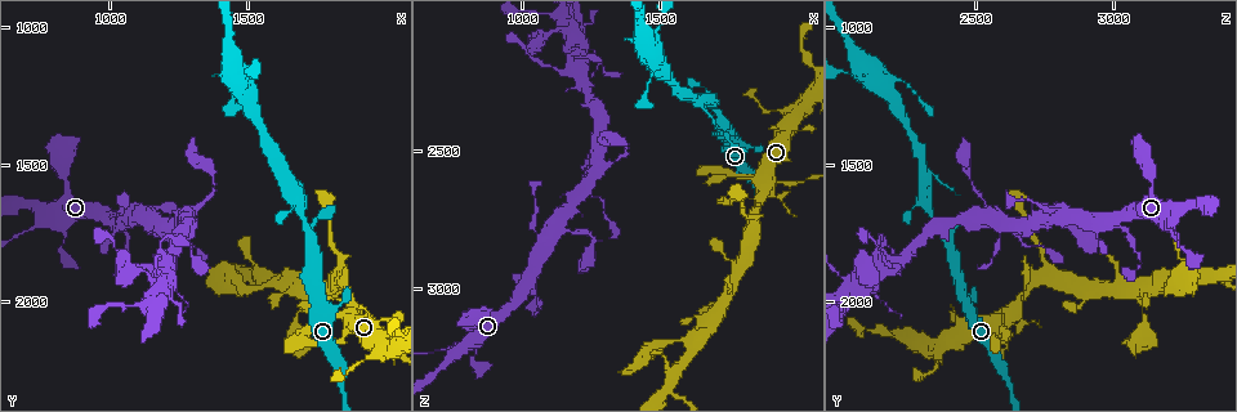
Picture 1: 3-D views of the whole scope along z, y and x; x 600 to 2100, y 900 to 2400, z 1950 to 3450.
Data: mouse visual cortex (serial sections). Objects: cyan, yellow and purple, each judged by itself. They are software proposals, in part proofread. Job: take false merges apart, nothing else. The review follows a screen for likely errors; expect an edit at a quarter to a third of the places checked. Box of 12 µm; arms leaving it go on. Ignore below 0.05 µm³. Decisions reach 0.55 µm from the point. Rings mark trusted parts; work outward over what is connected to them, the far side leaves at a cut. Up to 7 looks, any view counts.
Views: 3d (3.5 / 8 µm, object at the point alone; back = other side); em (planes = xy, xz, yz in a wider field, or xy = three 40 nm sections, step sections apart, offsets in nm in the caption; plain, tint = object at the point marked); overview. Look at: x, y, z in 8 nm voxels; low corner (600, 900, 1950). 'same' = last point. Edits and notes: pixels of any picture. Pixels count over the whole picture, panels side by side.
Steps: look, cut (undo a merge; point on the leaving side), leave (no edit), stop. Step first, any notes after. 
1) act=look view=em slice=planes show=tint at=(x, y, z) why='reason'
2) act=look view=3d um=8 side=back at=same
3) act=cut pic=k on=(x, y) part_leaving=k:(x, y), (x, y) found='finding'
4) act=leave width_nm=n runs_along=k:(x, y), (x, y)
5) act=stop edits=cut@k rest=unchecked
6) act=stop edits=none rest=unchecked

act=look view=3d um=3.5 at=(1850, 2050, 2600)

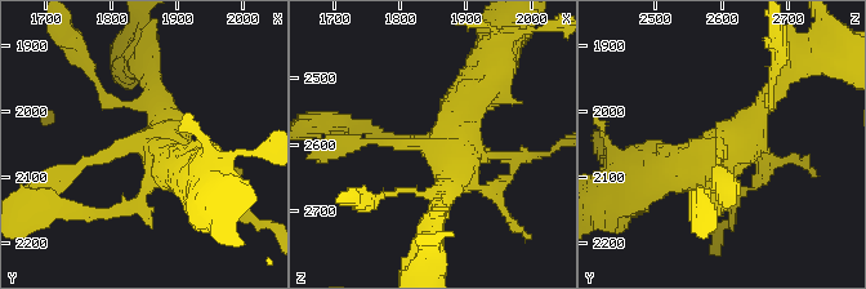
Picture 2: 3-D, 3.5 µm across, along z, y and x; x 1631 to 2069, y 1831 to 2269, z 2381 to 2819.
act=look view=em slice=xy step=1 show=plain at=(1850, 2050, 2605) why='now the EM'

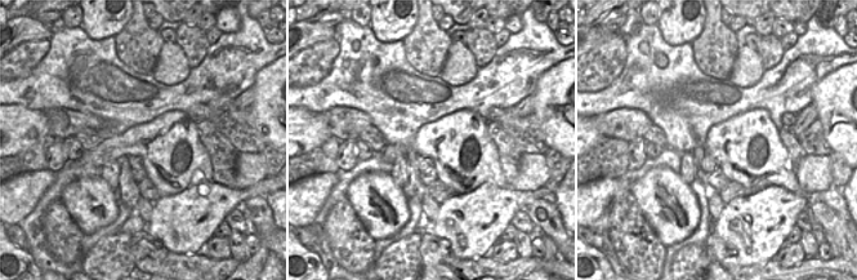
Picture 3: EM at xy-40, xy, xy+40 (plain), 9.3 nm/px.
act=look view=em slice=xy step=1 show=tint at=same

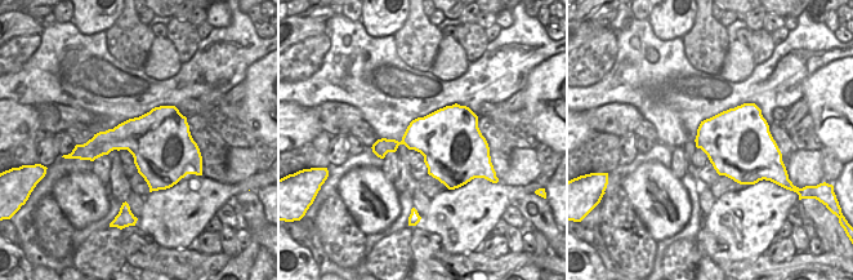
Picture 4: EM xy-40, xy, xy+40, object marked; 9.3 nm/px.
act=leave runs_along=2:(660, 170), (726, 151), (782, 80) found='all the same cell'

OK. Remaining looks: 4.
act=look view=3d um=8 at=(840, 1810, 3260) why='a narrow waist'

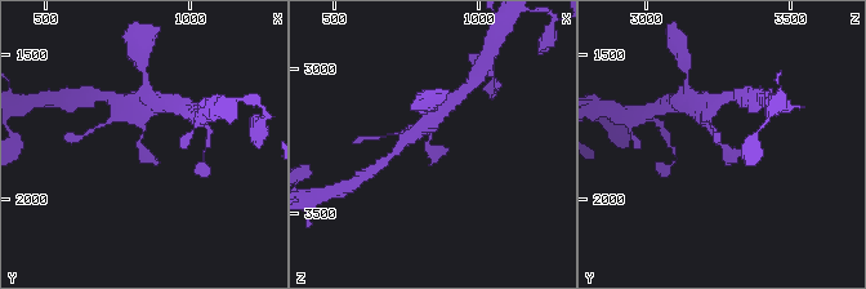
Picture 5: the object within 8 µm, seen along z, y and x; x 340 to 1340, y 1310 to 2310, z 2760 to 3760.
act=look view=3d um=3.5 at=(840, 1790, 3260)

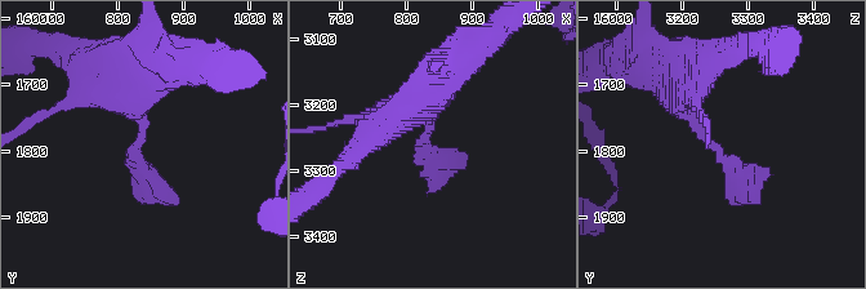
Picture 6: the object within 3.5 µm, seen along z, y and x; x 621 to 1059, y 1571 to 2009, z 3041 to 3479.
act=look view=em slice=xy step=3 show=tint at=(830, 1795, 3255)

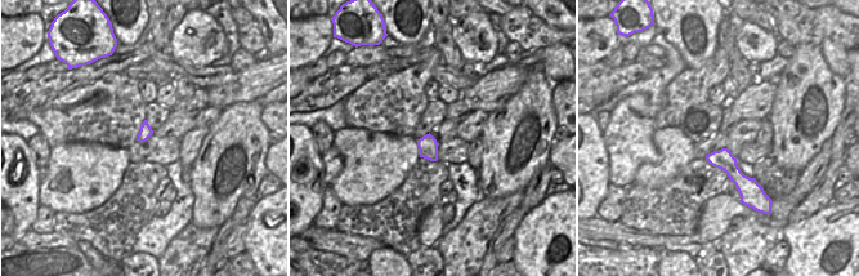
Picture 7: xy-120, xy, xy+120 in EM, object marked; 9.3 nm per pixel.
act=leave runs_along=6:(673, 78), (742, 177), (732, 204) found='all the same cell'

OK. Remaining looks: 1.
act=stop edits=none rest=unchecked

